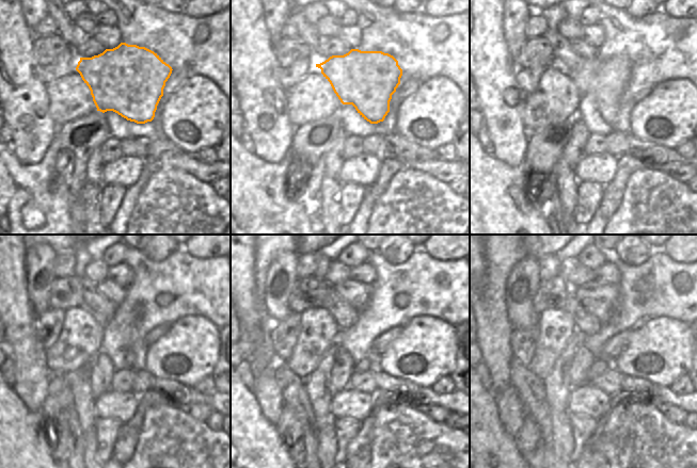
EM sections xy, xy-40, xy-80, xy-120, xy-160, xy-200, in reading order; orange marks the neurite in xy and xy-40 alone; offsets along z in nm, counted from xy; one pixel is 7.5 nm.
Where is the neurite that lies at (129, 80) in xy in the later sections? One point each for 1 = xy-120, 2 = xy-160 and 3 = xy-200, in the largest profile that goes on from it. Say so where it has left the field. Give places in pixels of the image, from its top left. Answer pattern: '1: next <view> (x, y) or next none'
1: next xy-120 (129, 356)
2: next xy-160 (364, 365)
3: next xy-200 (599, 367)

